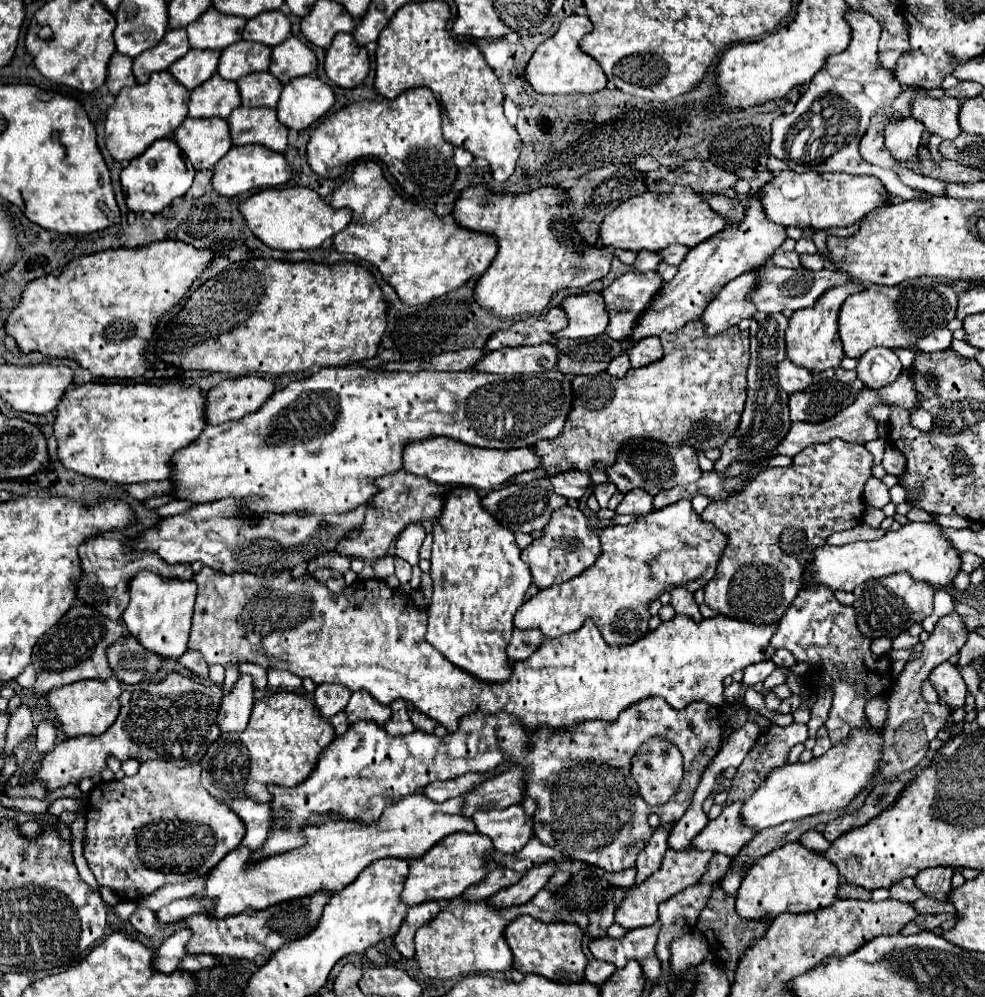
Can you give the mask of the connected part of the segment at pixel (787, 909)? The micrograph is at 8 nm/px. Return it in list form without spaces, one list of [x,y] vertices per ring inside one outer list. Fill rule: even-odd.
[[[795,841],[795,843],[787,843],[787,845],[767,853],[763,859],[759,859],[759,863],[755,863],[755,867],[751,867],[745,873],[741,887],[735,895],[735,911],[739,917],[755,919],[755,921],[759,921],[759,919],[773,921],[781,913],[809,913],[809,911],[829,907],[835,901],[837,887],[839,887],[837,867],[831,865],[831,861],[825,861],[823,855],[813,853],[813,851],[805,849],[799,841]]]

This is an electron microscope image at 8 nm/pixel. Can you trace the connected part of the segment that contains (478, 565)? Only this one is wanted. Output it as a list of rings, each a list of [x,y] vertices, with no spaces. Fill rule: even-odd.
[[[455,487],[447,493],[441,517],[433,525],[433,597],[429,603],[429,621],[425,639],[443,653],[455,667],[467,671],[483,683],[503,683],[511,677],[511,661],[507,657],[507,643],[513,635],[513,615],[523,605],[525,593],[531,585],[531,571],[519,557],[521,549],[515,543],[511,531],[501,527],[493,515],[487,515],[481,505],[481,497],[475,489]]]

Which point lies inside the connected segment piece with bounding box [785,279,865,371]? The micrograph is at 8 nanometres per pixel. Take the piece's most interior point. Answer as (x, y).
(812, 338)

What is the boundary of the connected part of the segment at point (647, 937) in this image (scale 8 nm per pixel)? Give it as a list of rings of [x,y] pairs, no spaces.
[[[655,921],[655,925],[631,929],[619,939],[599,937],[589,943],[589,951],[593,953],[595,959],[607,961],[615,965],[617,969],[625,967],[627,961],[635,959],[643,967],[645,977],[657,979],[661,975],[661,961],[655,955],[655,943],[657,943],[659,929],[661,929],[661,923]]]

